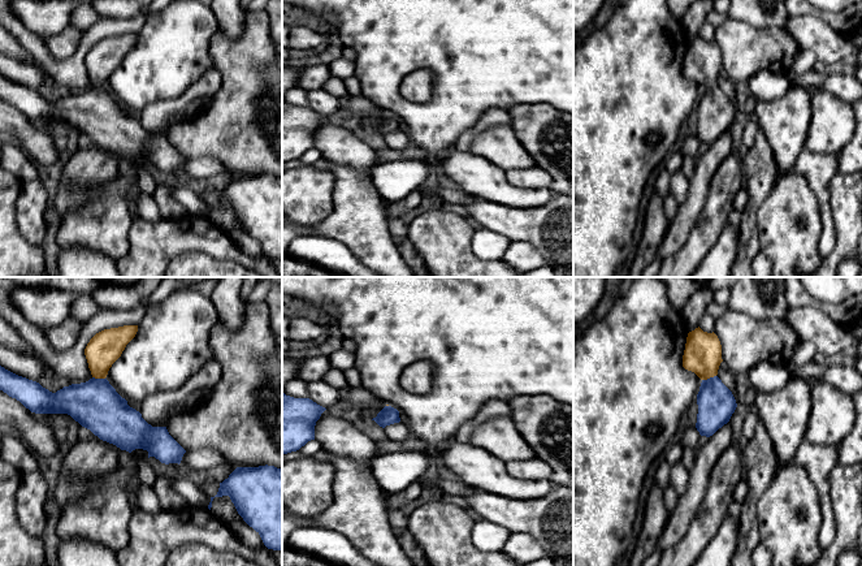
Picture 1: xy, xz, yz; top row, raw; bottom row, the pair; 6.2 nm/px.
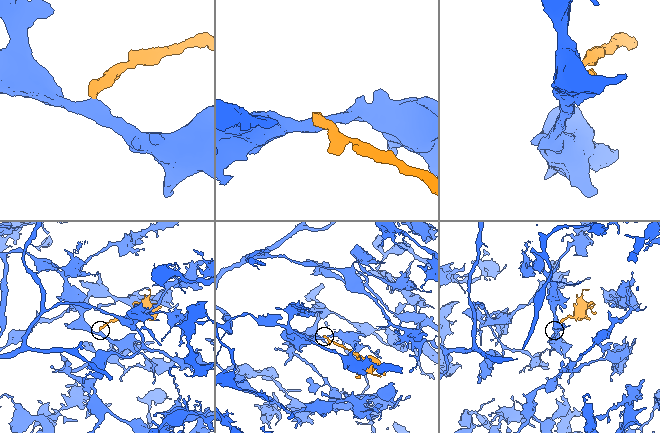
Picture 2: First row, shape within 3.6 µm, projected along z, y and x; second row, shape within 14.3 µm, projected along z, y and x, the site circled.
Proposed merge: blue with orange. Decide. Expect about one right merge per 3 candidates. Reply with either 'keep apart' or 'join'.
join

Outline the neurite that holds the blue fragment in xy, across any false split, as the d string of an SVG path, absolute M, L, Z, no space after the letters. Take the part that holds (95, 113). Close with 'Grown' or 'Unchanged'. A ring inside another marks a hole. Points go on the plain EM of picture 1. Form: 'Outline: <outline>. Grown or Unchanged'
Outline: M124 34L96 42L85 57L92 86L81 92L64 95L56 101L43 96L39 91L18 85L0 74L0 99L20 109L35 122L68 122L82 135L90 138L100 148L131 161L135 157L148 160L161 172L181 172L186 159L169 143L166 135L152 135L139 120L130 116L105 87L112 73L121 65L126 53L135 46L138 34Z. Grown

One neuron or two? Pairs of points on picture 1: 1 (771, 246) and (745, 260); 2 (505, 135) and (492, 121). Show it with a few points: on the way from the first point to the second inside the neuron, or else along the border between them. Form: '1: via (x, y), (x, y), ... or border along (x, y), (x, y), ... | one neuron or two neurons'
1: border along (756, 221), (761, 251) | two neurons
2: border along (509, 125), (485, 129), (471, 143) | two neurons

